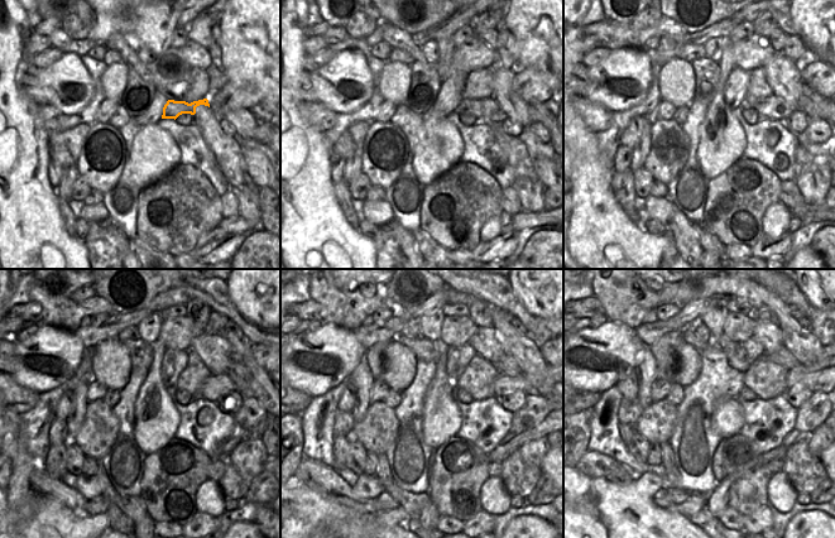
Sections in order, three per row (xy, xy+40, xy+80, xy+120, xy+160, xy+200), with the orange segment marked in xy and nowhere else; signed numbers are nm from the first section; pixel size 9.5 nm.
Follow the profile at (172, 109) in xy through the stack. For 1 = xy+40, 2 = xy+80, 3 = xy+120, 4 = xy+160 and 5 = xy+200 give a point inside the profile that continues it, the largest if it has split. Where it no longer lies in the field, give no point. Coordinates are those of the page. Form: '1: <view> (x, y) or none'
1: xy+40 (478, 107)
2: xy+80 (772, 102)
3: xy+120 (220, 385)
4: xy+160 (503, 384)
5: xy+200 (820, 376)

